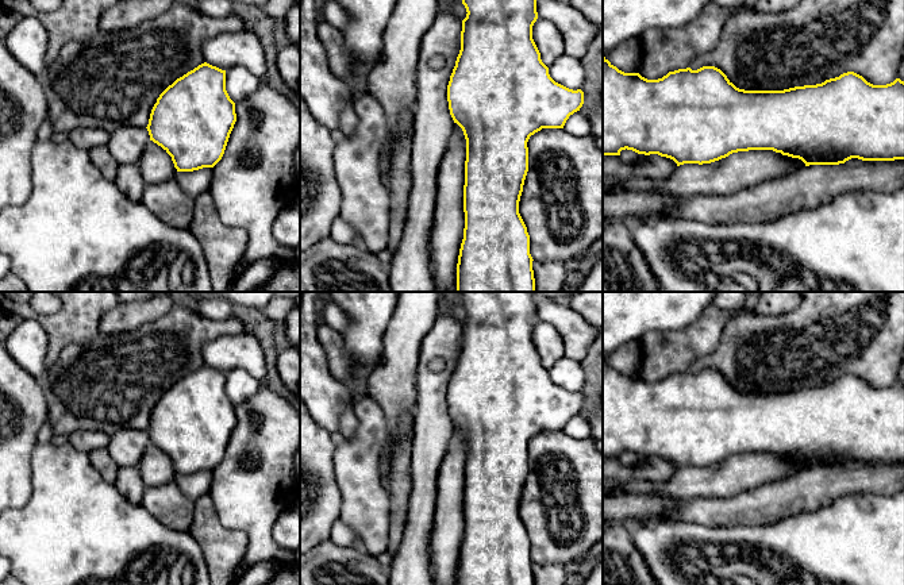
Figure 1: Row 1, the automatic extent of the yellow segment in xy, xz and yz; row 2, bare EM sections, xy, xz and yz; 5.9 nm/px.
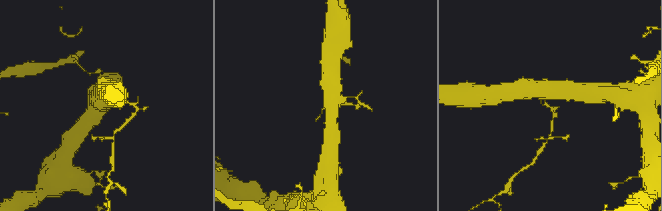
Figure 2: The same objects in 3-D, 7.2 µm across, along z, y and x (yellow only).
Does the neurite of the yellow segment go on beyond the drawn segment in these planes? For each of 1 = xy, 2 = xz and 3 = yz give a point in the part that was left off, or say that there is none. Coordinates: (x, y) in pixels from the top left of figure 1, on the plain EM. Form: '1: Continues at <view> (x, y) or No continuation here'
1: No continuation here
2: No continuation here
3: No continuation here

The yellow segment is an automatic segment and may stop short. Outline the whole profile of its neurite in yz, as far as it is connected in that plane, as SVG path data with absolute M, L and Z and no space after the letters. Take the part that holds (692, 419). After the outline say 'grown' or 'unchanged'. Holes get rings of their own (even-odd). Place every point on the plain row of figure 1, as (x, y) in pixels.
M603 357L603 459L620 458L622 453L632 453L638 457L658 457L673 462L677 469L684 466L711 466L728 459L732 455L749 453L773 453L809 467L839 467L851 461L862 463L895 463L904 462L904 384L896 381L886 388L873 388L862 378L847 374L839 380L826 382L816 388L795 389L784 393L745 393L736 390L727 378L715 369L703 369L697 373L690 370L669 374L658 382L647 382L639 376L624 376L613 369Z | unchanged

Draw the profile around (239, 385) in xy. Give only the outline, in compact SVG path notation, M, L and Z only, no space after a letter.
M232 369L226 373L226 393L234 405L253 397L261 384L243 369Z

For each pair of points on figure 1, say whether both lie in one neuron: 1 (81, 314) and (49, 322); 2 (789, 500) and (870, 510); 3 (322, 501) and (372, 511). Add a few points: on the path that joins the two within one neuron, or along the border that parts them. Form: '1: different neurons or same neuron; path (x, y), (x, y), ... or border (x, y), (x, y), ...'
1: same neuron; path (73, 322), (57, 322)
2: different neurons; border (861, 492), (841, 496), (815, 511), (800, 512)
3: different neurons; border (334, 474), (342, 496), (339, 518)

